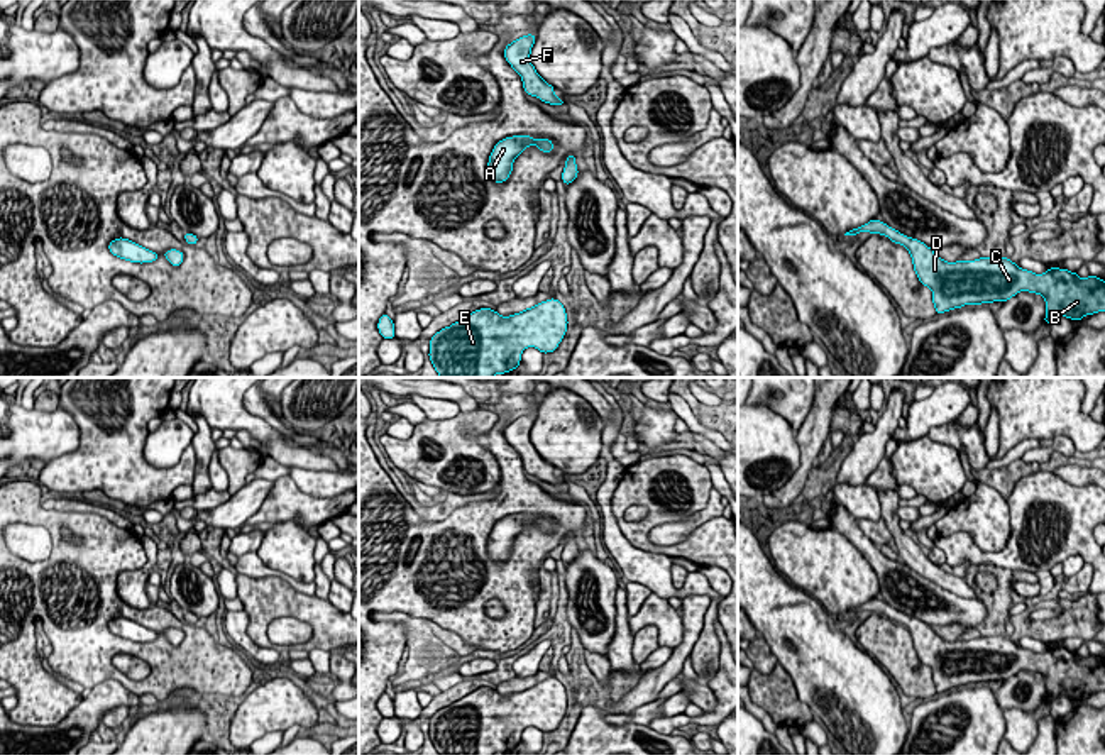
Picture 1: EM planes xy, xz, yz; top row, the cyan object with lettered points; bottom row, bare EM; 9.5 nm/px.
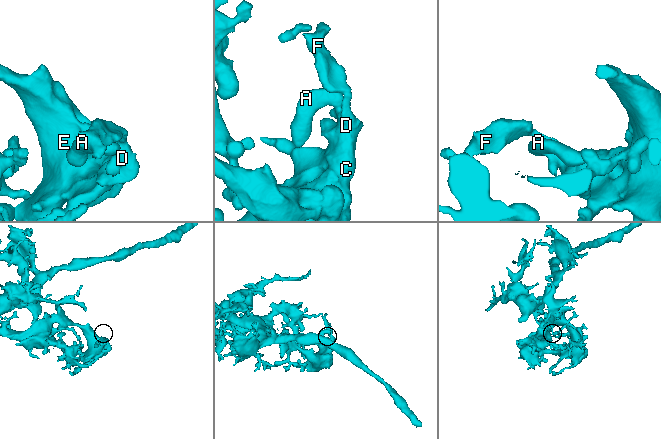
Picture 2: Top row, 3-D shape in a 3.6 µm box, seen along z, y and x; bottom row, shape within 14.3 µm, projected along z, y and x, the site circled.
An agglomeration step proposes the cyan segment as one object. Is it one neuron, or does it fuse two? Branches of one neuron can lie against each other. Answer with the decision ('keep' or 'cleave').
keep

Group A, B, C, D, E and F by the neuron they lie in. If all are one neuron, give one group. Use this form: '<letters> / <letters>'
A B C D E F

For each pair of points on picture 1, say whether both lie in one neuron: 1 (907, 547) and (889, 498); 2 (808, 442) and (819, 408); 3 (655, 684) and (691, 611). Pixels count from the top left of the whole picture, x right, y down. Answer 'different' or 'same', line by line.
1: same
2: same
3: same

